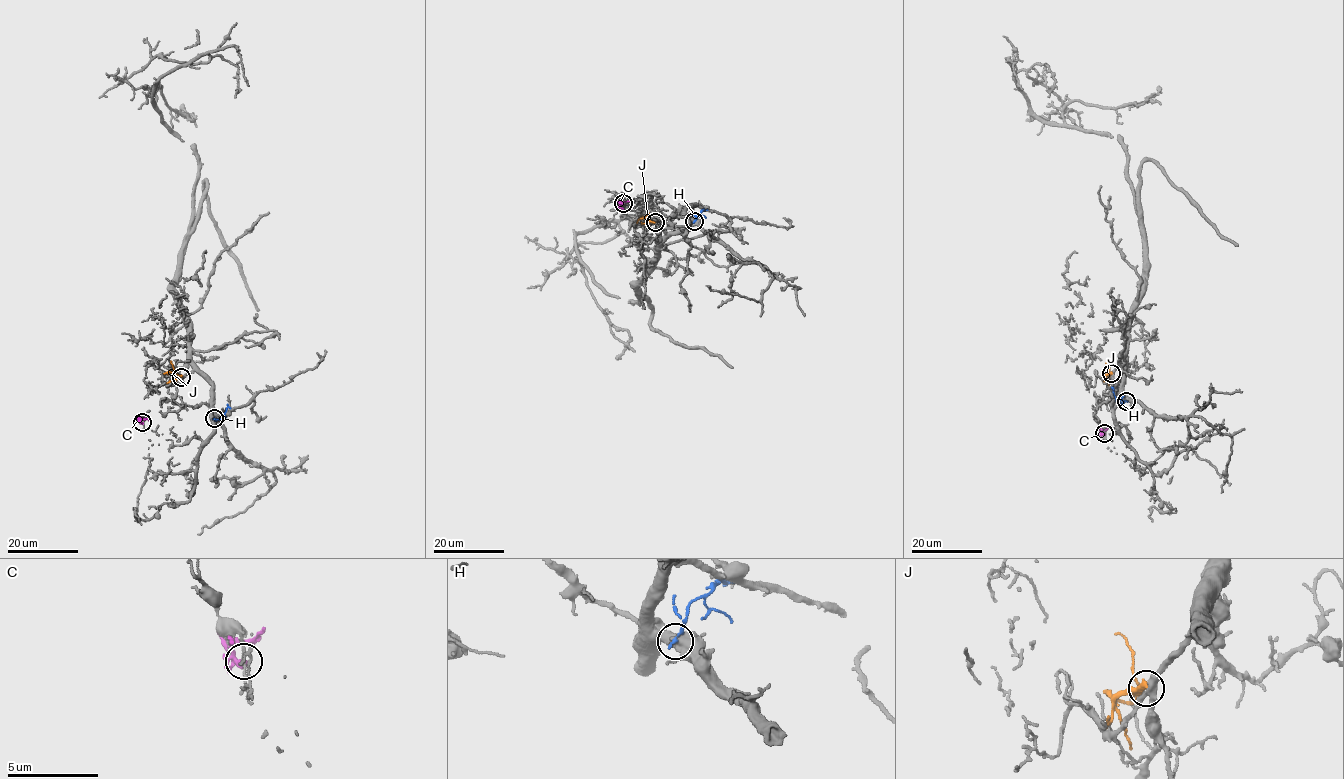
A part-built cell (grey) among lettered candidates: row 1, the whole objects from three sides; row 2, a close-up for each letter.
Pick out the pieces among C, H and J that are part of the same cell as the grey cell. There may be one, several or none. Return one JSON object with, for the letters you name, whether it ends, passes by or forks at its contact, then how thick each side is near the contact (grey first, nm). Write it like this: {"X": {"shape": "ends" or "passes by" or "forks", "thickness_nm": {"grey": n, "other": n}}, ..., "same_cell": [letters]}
{"same_cell": []}

